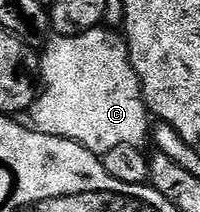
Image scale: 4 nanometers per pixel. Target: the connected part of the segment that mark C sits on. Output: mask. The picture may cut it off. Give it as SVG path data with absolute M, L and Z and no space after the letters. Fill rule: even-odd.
M103 26L75 36L54 36L46 41L40 56L40 91L28 109L34 131L75 140L101 157L116 146L142 148L152 132L152 116L142 98L142 83L130 65L130 47L121 31Z

